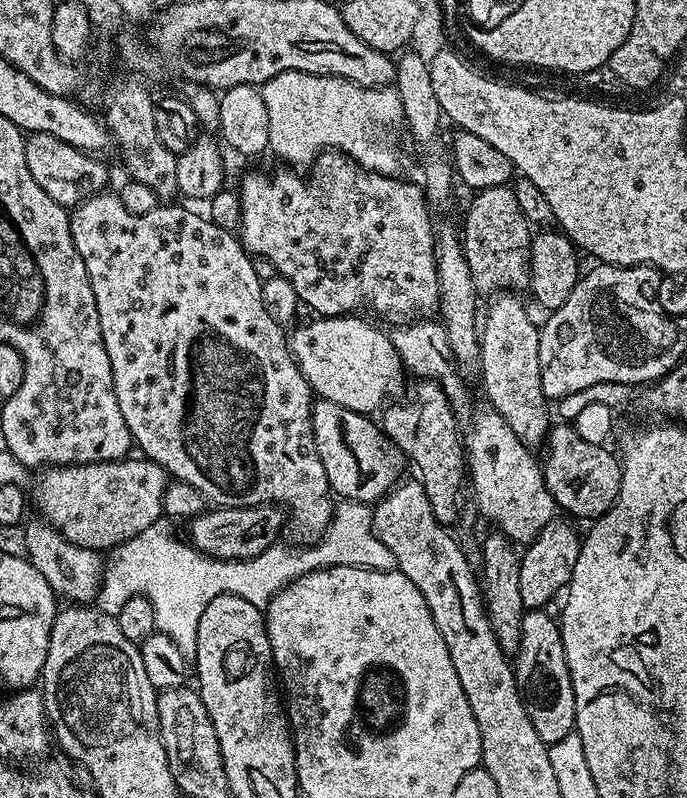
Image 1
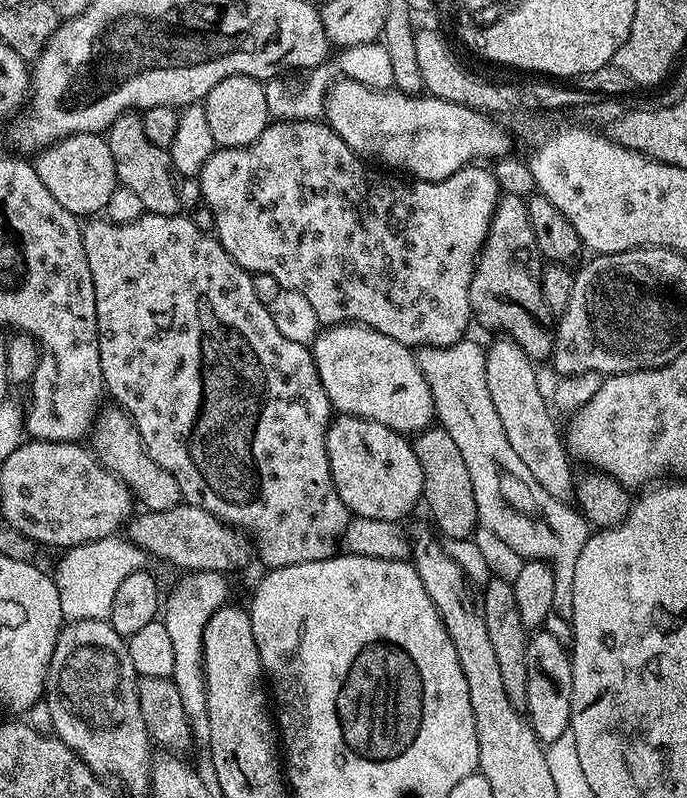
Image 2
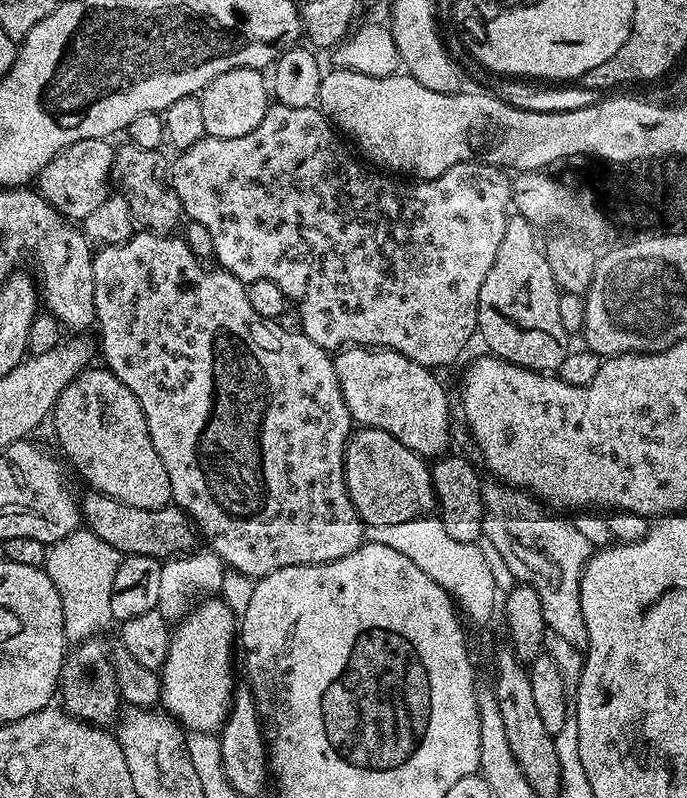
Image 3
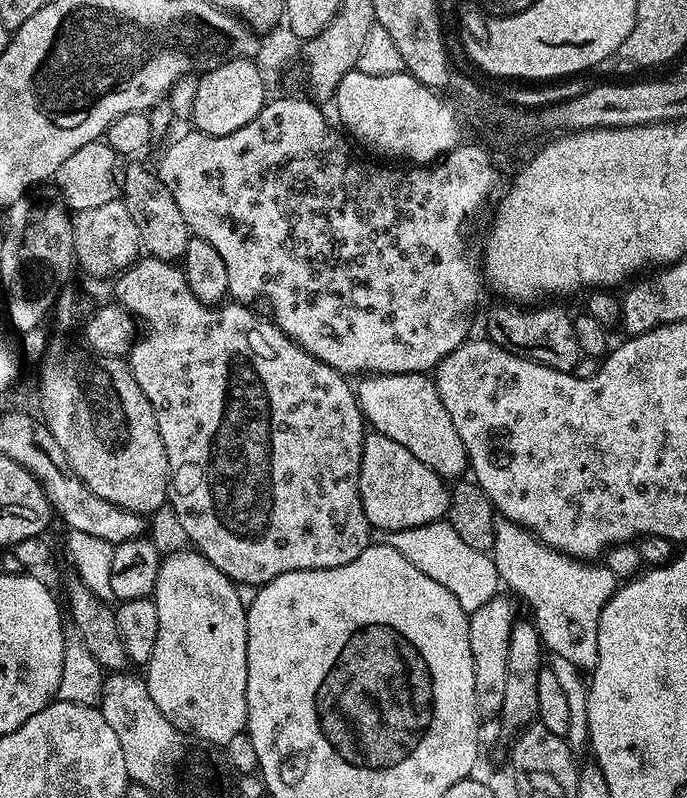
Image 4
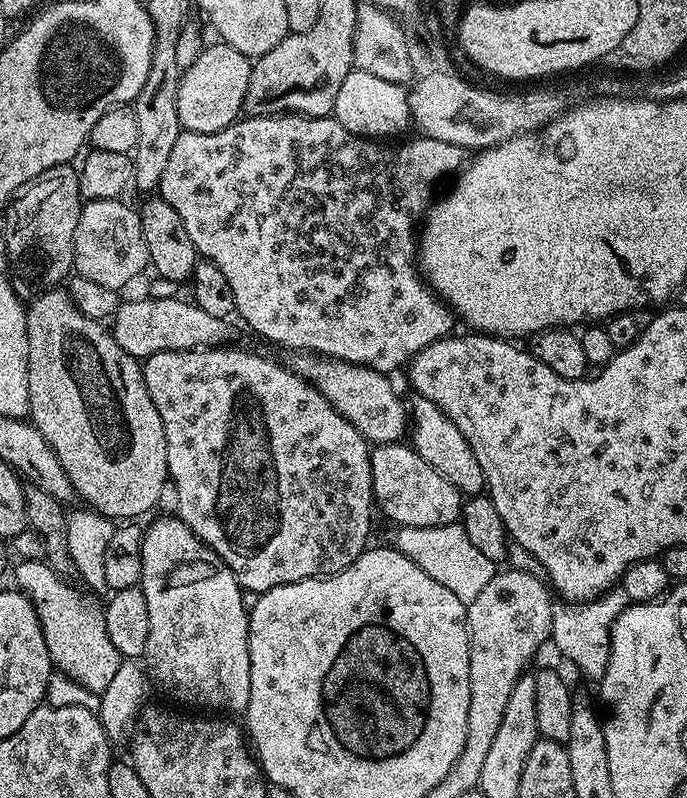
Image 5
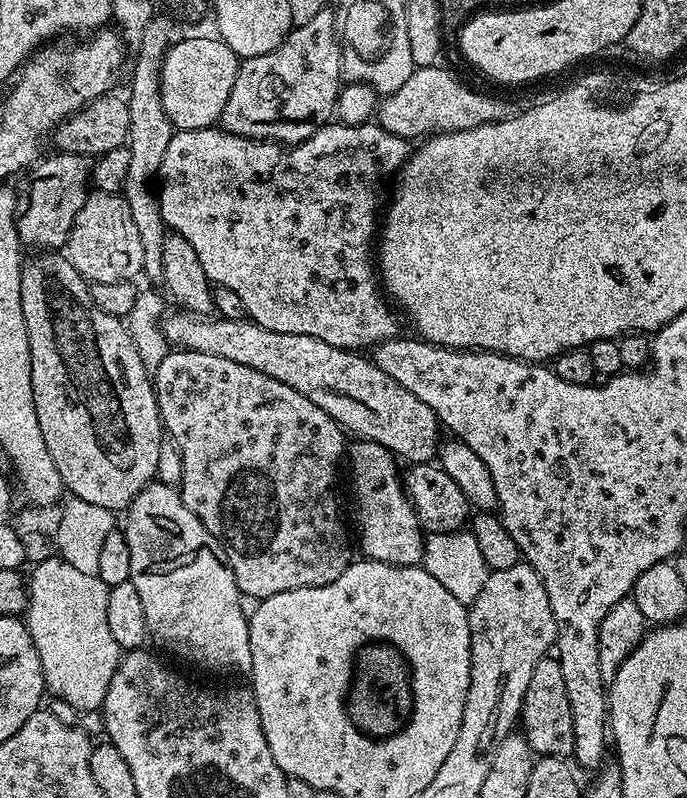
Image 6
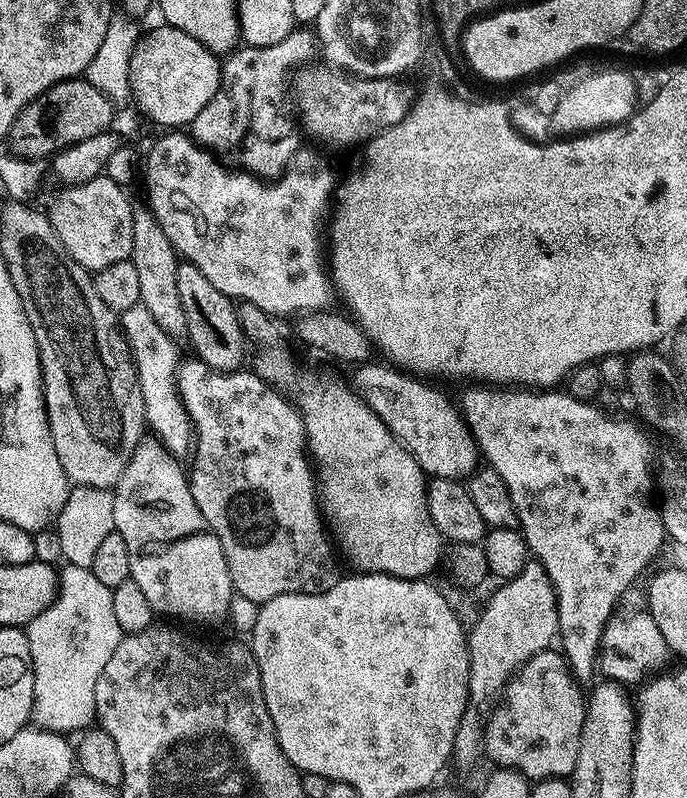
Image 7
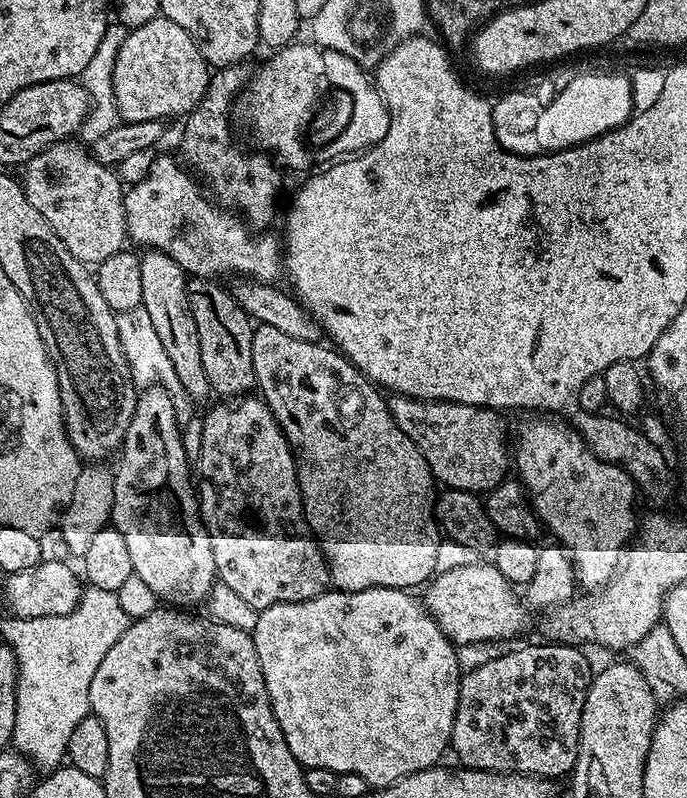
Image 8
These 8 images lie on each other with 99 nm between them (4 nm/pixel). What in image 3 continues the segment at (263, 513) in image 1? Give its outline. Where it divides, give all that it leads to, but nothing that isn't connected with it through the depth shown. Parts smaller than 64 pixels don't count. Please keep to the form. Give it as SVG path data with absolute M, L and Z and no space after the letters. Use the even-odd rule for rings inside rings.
M88 490L85 493L84 500L82 496L79 505L87 531L98 534L98 538L102 538L102 542L110 542L110 546L114 546L114 550L118 550L124 556L149 556L163 562L168 557L176 557L193 551L192 543L198 540L198 533L192 519L181 508L169 506L158 510L138 510L138 506L126 506L126 502L118 502L114 498L103 496L100 492Z

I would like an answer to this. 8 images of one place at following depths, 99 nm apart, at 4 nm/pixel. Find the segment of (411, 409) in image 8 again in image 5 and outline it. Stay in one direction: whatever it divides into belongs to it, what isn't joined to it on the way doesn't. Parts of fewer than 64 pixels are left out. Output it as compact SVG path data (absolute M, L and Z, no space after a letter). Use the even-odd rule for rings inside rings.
M176 296L143 298L121 303L110 321L114 339L131 356L147 358L156 352L190 352L202 348L218 348L229 343L232 328L222 316L206 314L199 306ZM302 352L293 357L293 360L290 360L292 371L297 372L304 380L309 380L327 398L330 406L334 406L338 414L342 414L363 434L365 440L378 445L394 444L405 439L410 428L410 412L406 404L400 401L399 394L392 389L392 384L388 381L391 379L385 373L376 372L364 364L347 364L341 360L330 360L327 356L317 356L310 352Z

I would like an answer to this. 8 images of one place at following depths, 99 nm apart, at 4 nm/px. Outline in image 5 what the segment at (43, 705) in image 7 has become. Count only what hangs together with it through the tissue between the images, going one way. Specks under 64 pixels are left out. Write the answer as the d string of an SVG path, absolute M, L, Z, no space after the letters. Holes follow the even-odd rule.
M20 560L15 587L32 601L53 665L86 690L101 694L113 681L122 661L106 634L103 607L87 600L72 582L56 573L44 560Z

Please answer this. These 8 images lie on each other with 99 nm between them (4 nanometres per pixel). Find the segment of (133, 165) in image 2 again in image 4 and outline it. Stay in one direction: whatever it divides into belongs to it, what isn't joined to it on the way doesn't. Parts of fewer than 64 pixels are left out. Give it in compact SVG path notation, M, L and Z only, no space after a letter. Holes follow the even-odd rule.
M132 168L129 172L127 169L122 176L122 199L126 210L130 210L130 218L134 218L134 226L138 226L141 249L159 260L179 261L188 245L190 233L186 218L182 218L182 210L178 210L178 202L174 202L174 194L166 190L159 175L148 168Z

